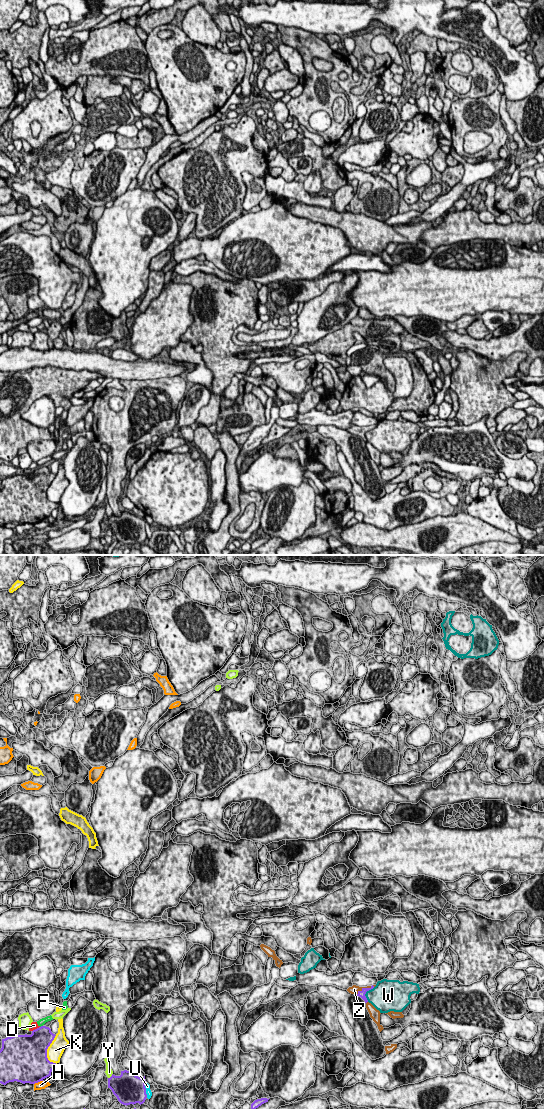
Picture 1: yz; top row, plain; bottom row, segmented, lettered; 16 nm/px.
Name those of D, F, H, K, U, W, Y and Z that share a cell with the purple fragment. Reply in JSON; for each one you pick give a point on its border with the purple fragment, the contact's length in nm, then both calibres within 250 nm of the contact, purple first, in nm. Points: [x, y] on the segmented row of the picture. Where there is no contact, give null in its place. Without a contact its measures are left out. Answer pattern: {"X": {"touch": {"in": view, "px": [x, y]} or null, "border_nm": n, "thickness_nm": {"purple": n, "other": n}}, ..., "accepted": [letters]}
{"Z": {"touch": {"in": "yz", "px": [365, 988]}, "border_nm": 340, "thickness_nm": {"purple": 100, "other": 140}}, "accepted": ["Z"]}

